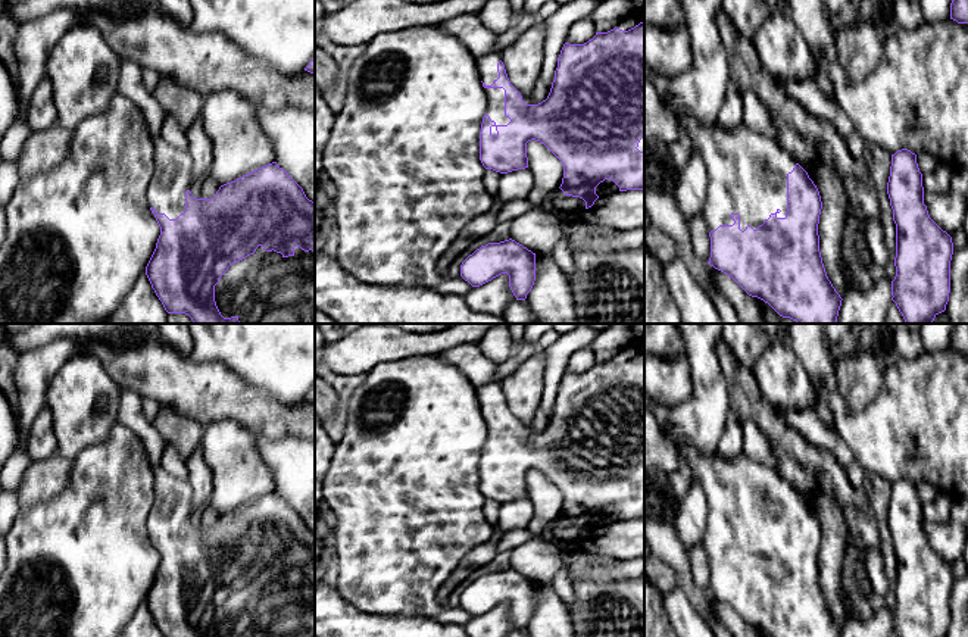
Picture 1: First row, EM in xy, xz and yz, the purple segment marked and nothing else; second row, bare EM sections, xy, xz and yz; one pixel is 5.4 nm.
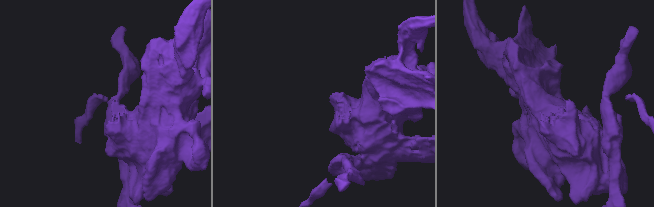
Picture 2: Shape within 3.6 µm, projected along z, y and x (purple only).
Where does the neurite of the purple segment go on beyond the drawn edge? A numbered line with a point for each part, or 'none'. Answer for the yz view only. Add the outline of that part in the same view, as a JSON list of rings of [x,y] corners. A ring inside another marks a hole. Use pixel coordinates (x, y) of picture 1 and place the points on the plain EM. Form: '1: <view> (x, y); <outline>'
1: yz (748, 500); [[[686,446],[684,455],[708,500],[708,528],[702,544],[709,562],[719,555],[733,555],[731,543],[740,544],[741,561],[747,555],[758,559],[771,543],[786,547],[787,503],[793,500],[796,490],[775,468],[752,460],[744,453],[728,460],[716,453],[702,455],[697,449]]]

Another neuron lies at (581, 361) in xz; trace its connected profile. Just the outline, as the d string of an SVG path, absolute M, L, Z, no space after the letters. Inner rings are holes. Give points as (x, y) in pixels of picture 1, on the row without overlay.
M590 346L577 350L568 360L565 372L584 374L596 365L596 357Z

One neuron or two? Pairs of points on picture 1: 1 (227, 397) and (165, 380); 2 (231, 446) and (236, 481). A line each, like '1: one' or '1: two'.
1: one
2: one

